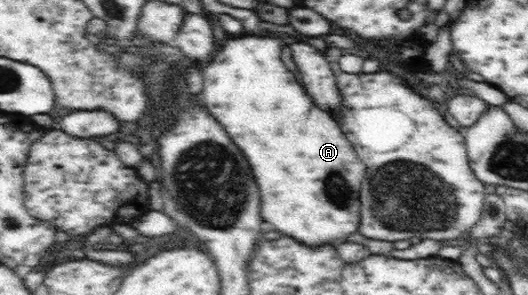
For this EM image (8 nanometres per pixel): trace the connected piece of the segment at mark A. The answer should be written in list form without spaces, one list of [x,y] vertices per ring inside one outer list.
[[[236,36],[228,42],[221,42],[218,48],[219,52],[215,54],[211,62],[202,68],[203,90],[202,94],[198,94],[199,100],[204,103],[205,109],[212,114],[214,120],[220,122],[220,126],[226,128],[226,132],[230,134],[230,138],[234,140],[234,144],[238,144],[238,148],[244,152],[244,156],[248,158],[250,166],[252,166],[252,174],[258,182],[260,188],[260,196],[262,196],[262,218],[270,224],[276,226],[278,232],[286,234],[286,236],[294,236],[298,238],[302,244],[308,246],[320,246],[320,244],[332,244],[330,240],[336,240],[340,236],[340,240],[346,240],[346,236],[359,232],[360,230],[360,199],[359,192],[361,184],[366,174],[366,166],[353,150],[352,143],[348,141],[340,126],[332,116],[324,113],[320,108],[315,106],[310,96],[294,77],[294,74],[280,58],[282,54],[282,42],[278,38],[268,38],[268,36]]]

